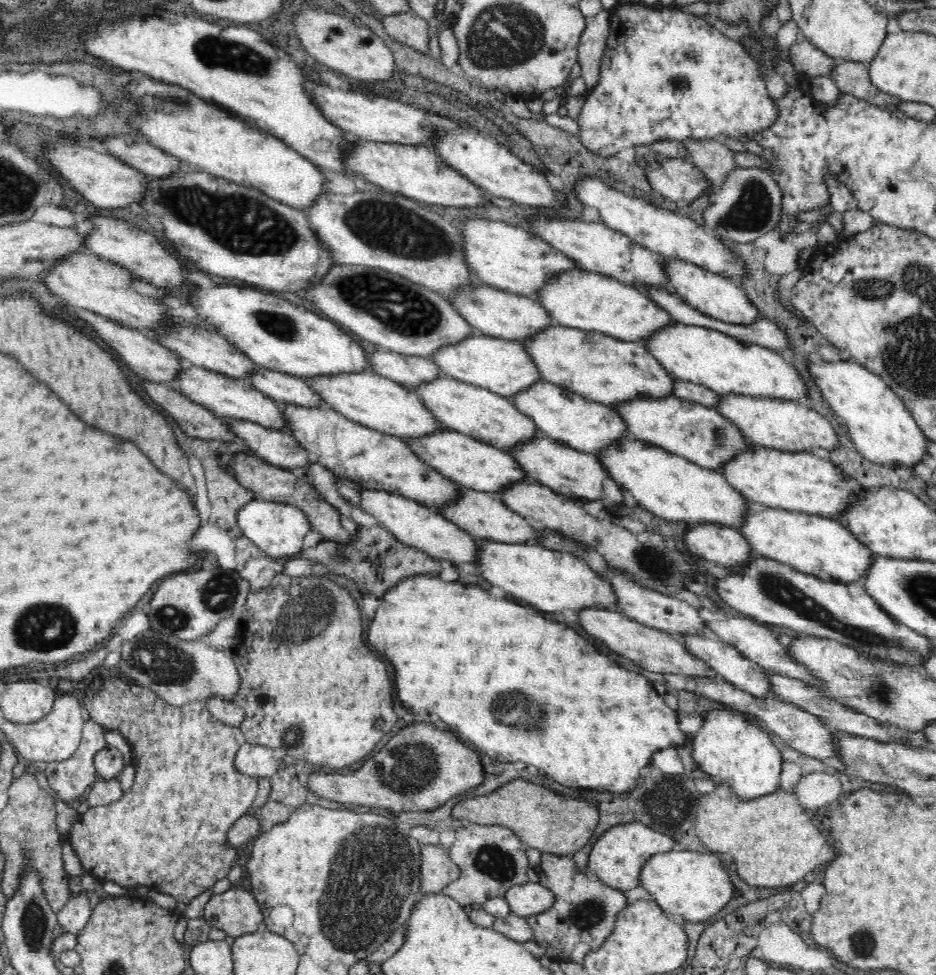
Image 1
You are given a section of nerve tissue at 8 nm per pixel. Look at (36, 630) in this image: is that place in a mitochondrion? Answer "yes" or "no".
yes

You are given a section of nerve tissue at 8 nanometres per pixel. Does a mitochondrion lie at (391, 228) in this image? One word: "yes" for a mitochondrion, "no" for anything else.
yes

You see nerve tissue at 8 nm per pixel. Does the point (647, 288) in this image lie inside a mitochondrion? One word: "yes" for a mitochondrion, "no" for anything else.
no

